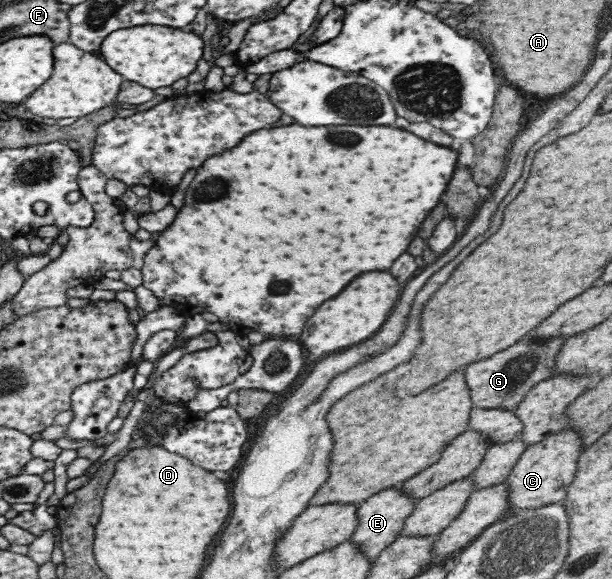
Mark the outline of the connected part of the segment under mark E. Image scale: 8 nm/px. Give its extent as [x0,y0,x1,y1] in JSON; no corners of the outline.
[349,487,416,560]

